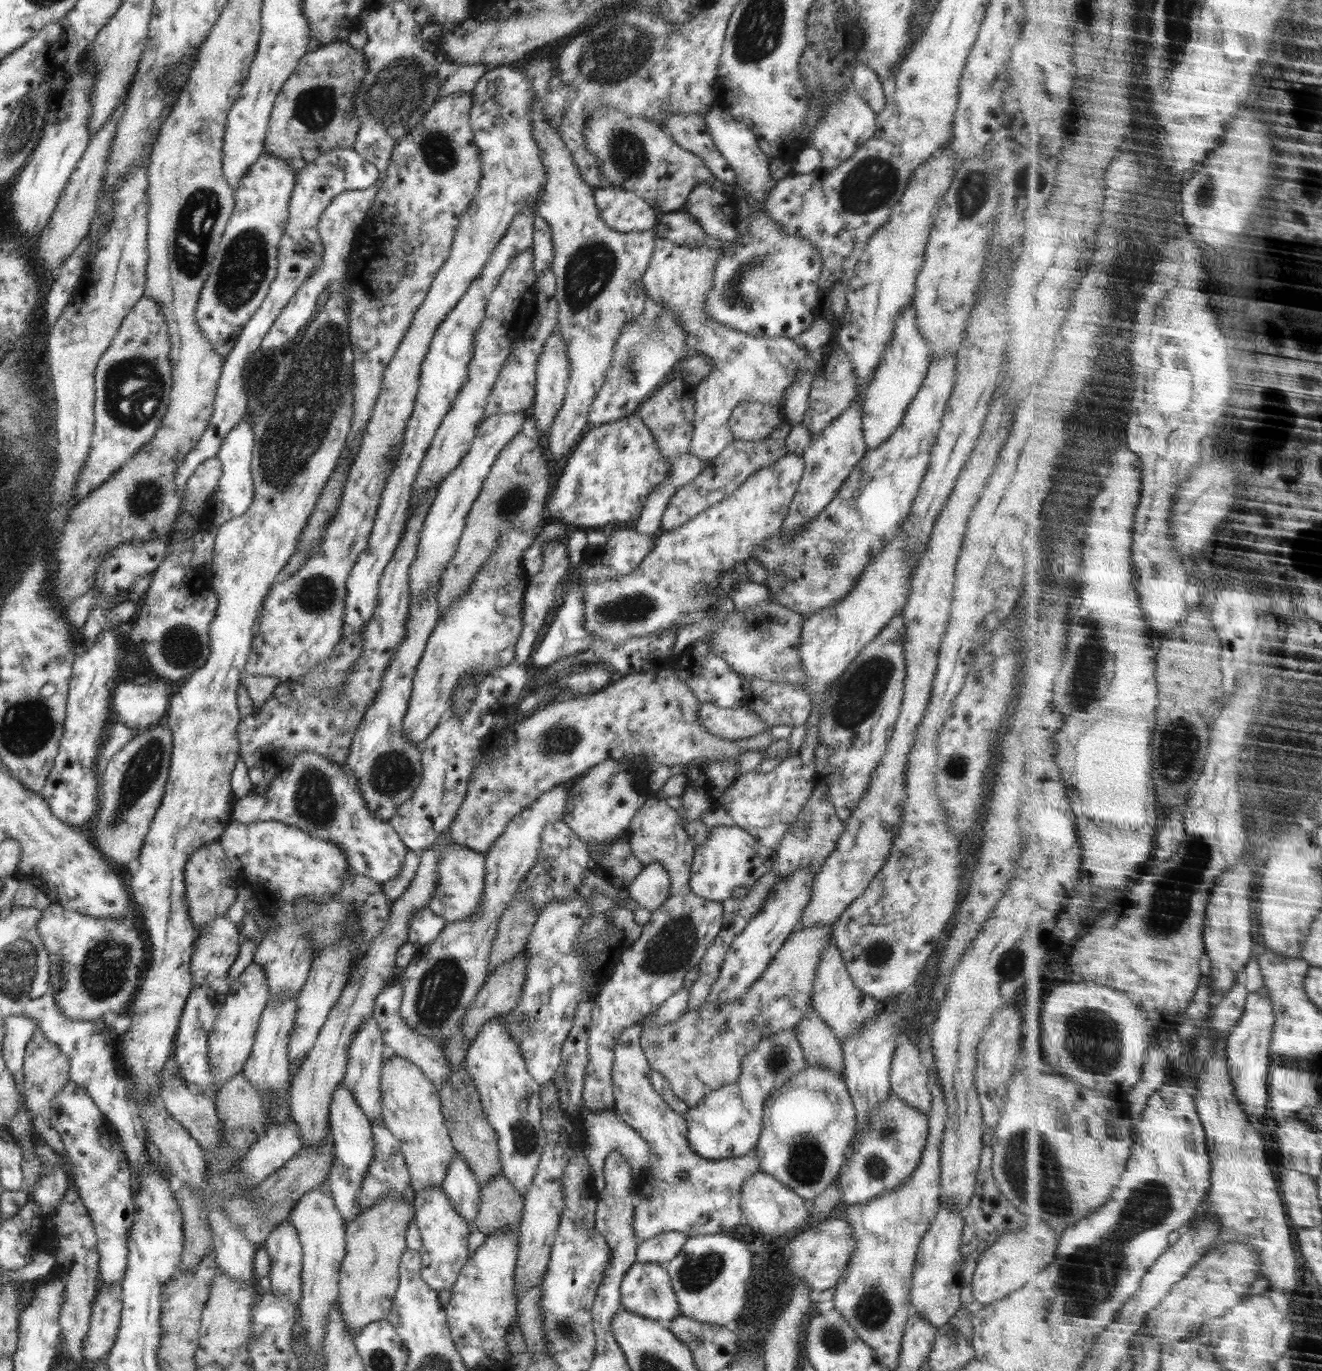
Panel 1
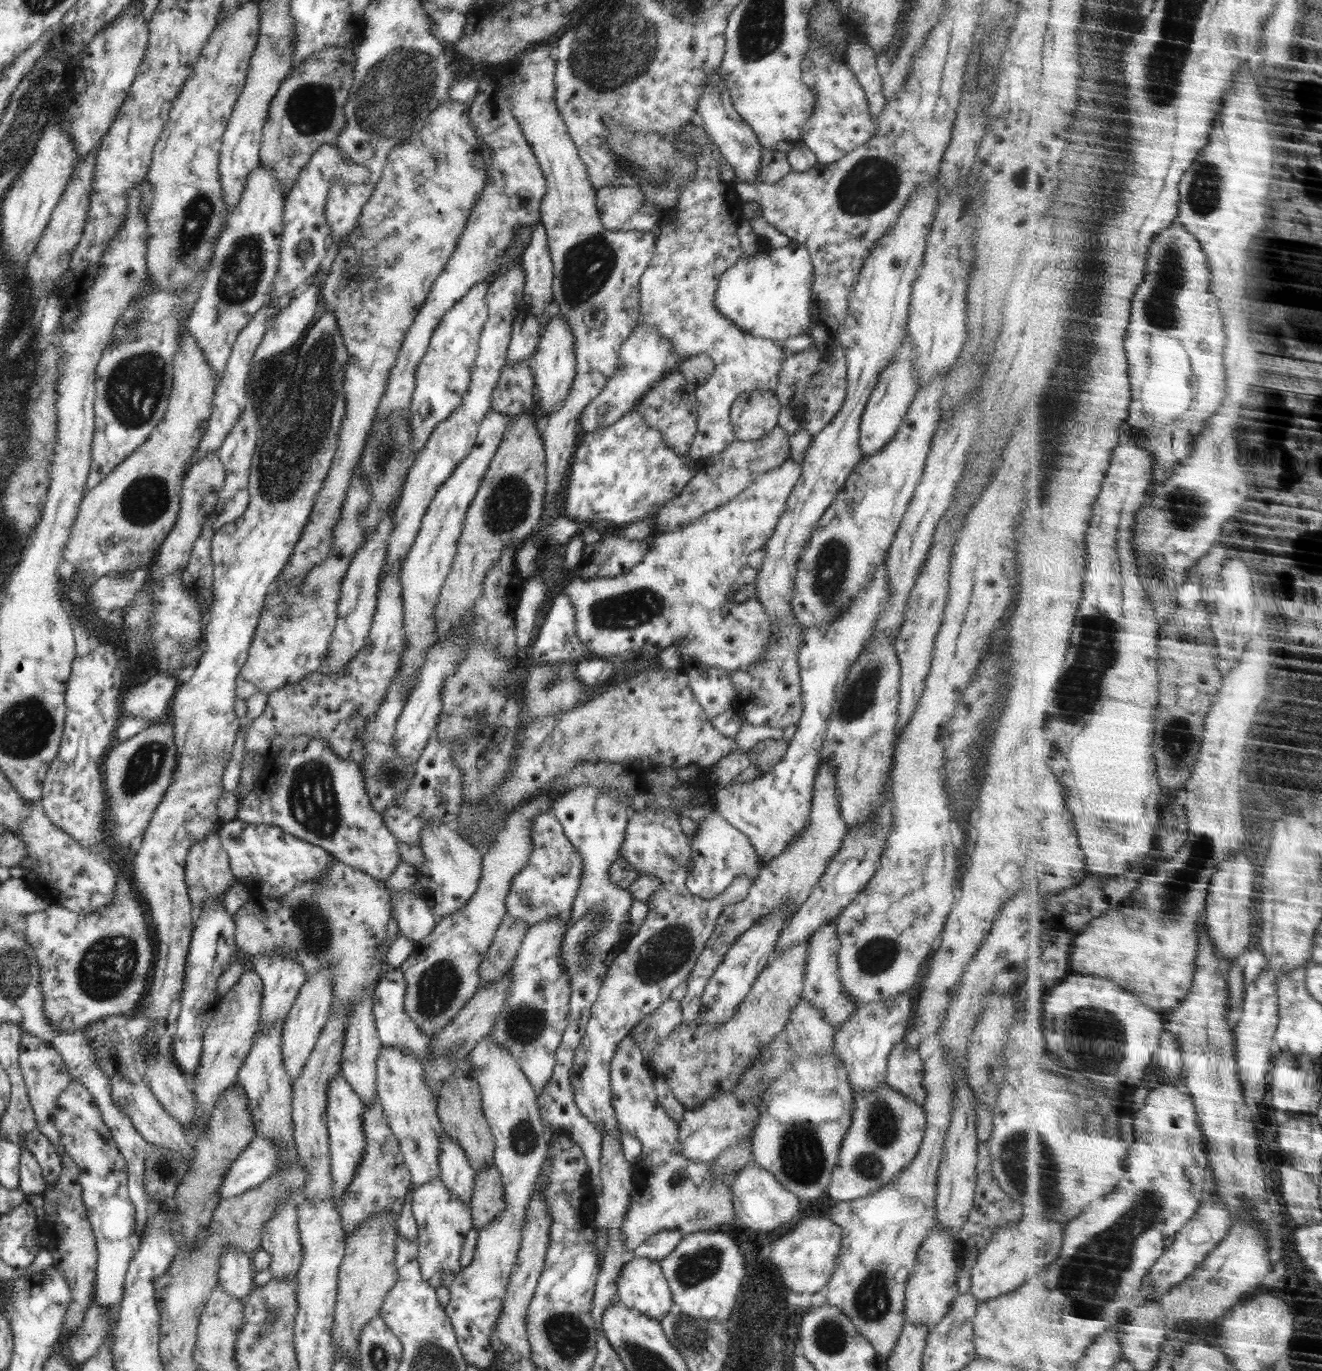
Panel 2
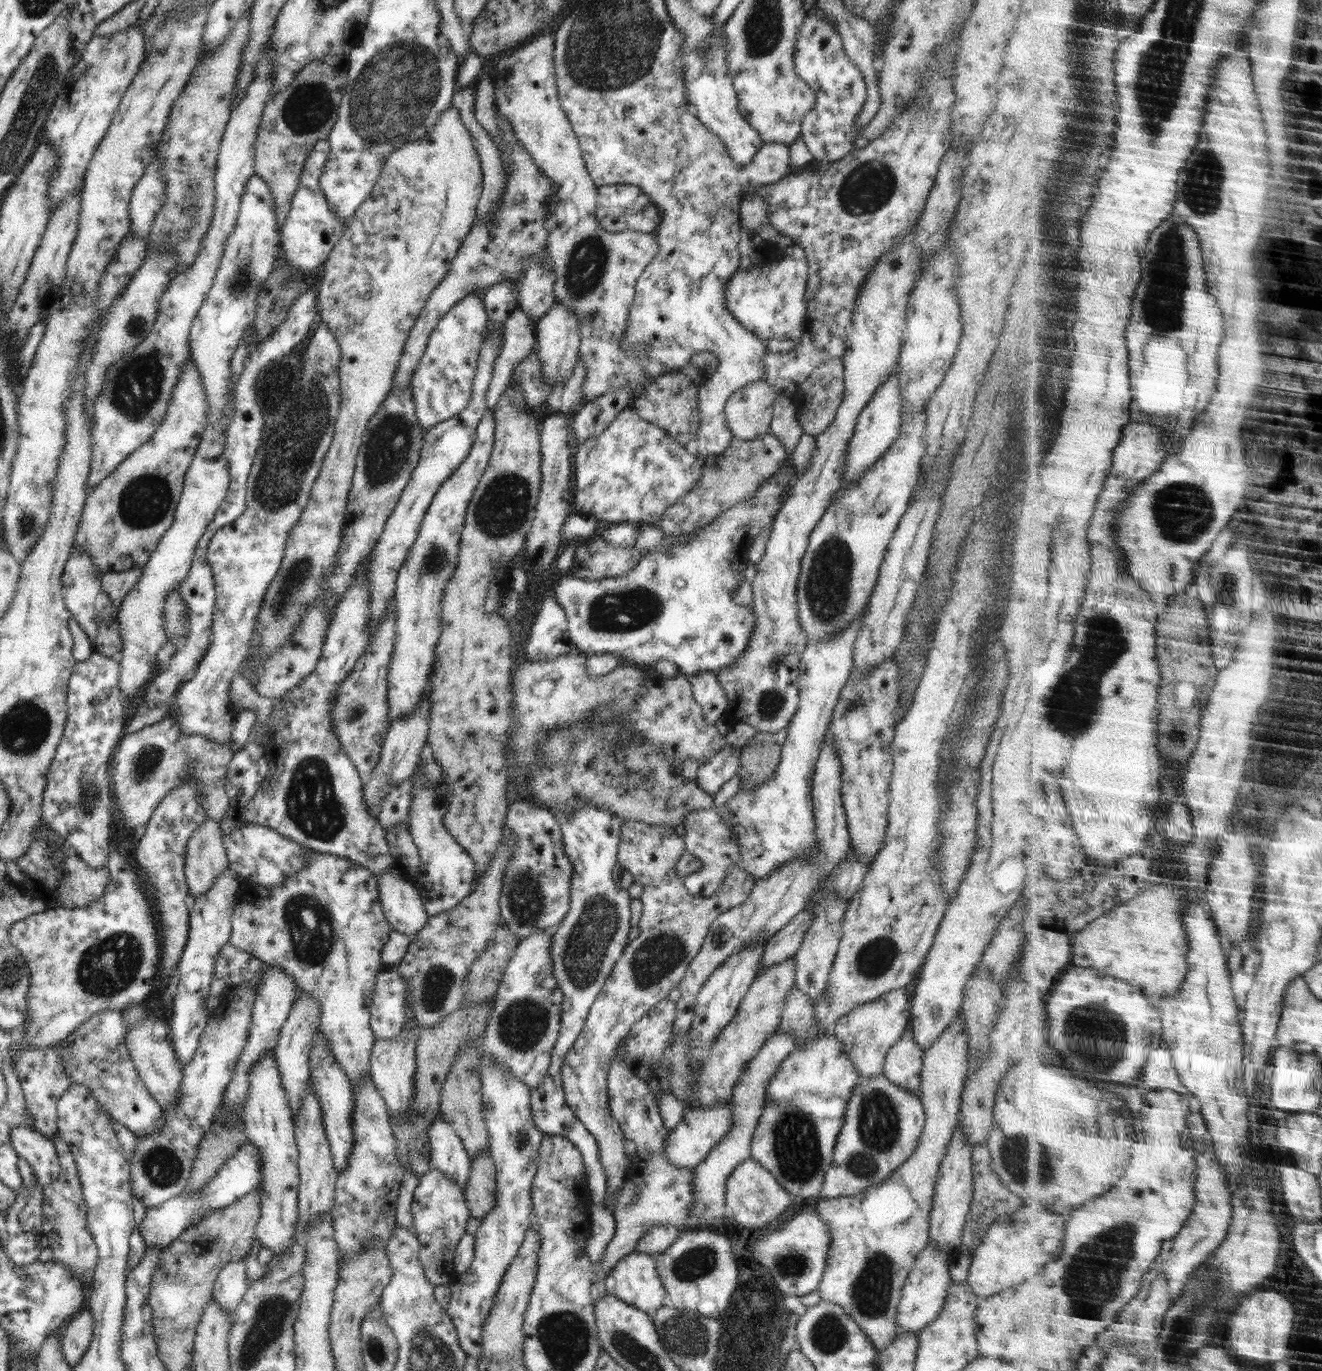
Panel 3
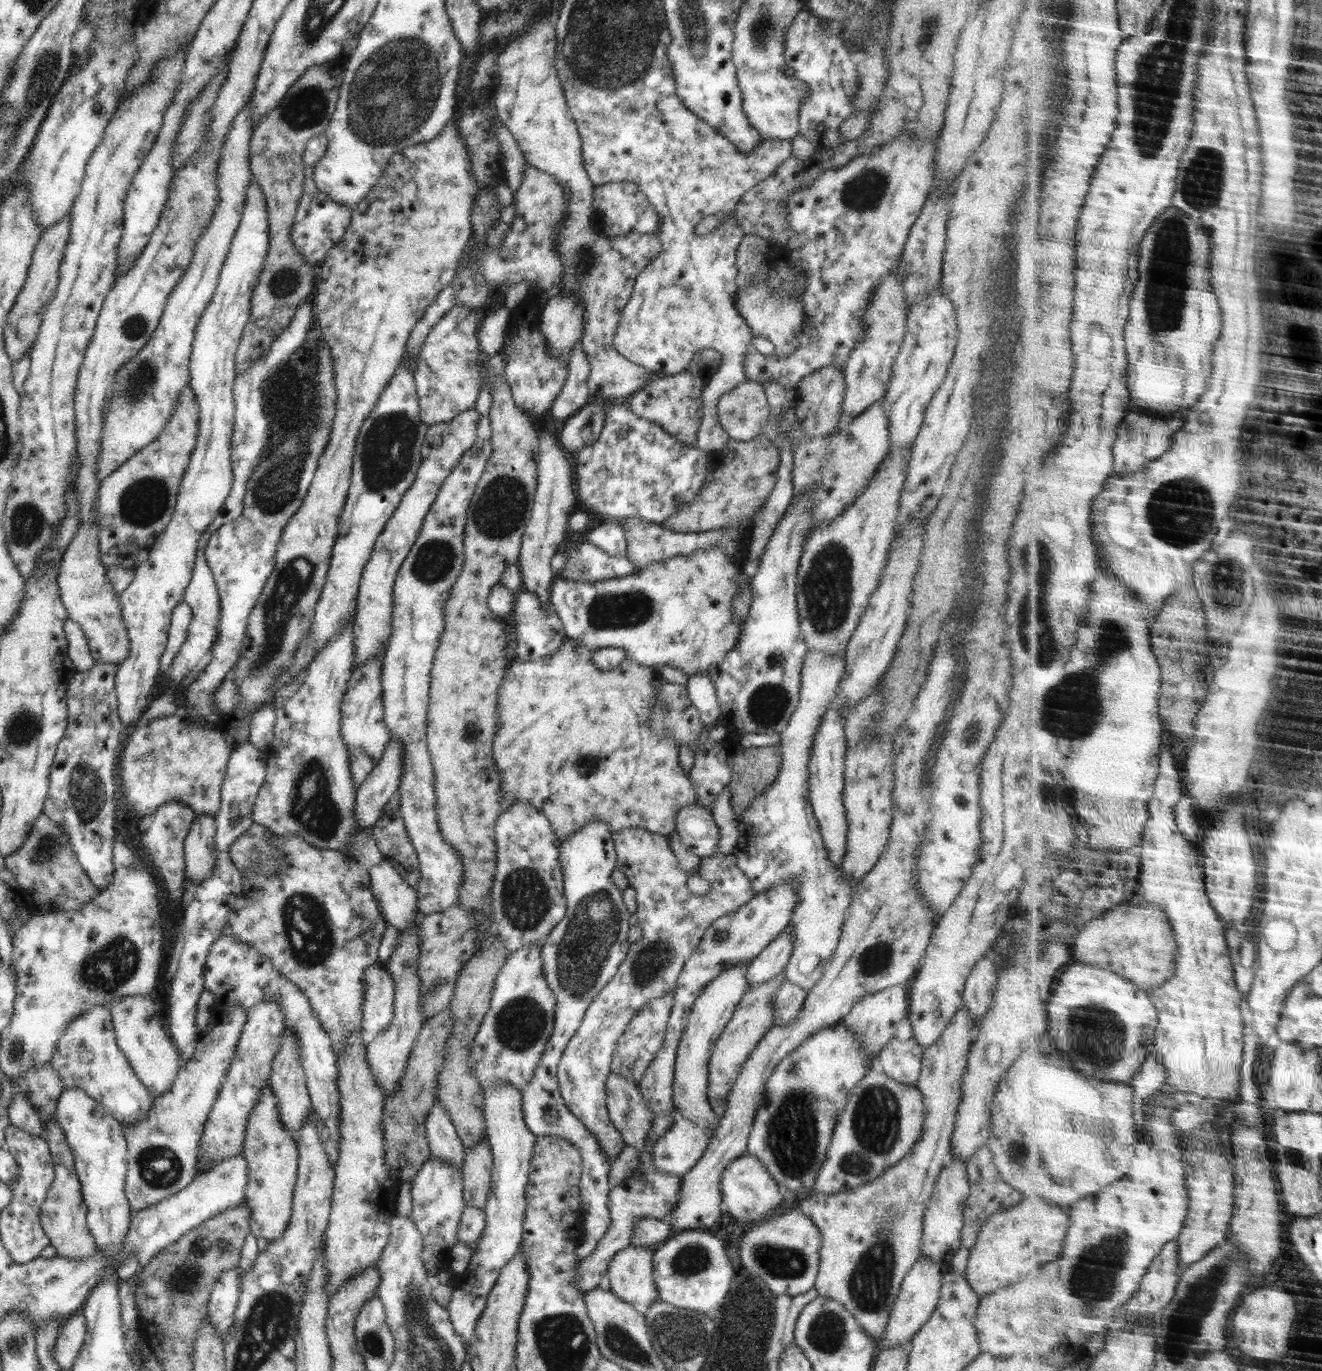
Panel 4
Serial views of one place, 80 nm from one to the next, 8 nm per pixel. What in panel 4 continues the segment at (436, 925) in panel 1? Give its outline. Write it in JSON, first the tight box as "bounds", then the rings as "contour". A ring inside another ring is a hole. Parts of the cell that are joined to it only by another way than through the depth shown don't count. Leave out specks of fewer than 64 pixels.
{"bounds":[368,860,420,929],"contour":[[[389,860],[374,865],[368,868],[370,877],[370,889],[378,902],[378,908],[386,924],[390,924],[397,929],[405,929],[415,923],[415,918],[420,918],[418,908],[418,897],[416,891],[404,881],[402,876],[394,870],[394,867],[389,863]]]}

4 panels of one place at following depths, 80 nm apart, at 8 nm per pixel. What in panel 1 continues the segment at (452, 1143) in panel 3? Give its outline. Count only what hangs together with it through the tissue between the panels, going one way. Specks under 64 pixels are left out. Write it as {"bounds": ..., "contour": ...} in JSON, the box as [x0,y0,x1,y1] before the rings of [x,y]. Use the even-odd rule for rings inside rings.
{"bounds":[441,1153,480,1227],"contour":[[[456,1153],[448,1166],[441,1189],[451,1200],[458,1214],[464,1218],[468,1227],[476,1225],[480,1187],[473,1170],[470,1170],[468,1164],[464,1162],[464,1158]]]}

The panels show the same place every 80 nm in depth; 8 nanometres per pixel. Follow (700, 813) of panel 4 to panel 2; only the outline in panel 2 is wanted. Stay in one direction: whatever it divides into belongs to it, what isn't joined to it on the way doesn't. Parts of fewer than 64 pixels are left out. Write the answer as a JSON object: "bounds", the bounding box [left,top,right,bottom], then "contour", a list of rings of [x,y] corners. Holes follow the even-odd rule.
{"bounds":[685,810,764,900],"contour":[[[715,810],[699,820],[698,828],[691,839],[691,858],[694,864],[687,873],[685,886],[694,895],[710,900],[722,894],[735,878],[746,876],[749,880],[757,878],[764,864],[759,860],[749,838],[741,830],[734,828]]]}

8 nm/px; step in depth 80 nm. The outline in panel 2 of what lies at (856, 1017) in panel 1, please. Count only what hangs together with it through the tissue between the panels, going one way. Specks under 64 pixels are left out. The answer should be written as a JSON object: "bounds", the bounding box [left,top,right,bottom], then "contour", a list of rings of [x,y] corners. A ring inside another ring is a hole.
{"bounds":[803,919,862,1029],"contour":[[[832,919],[818,928],[809,938],[809,949],[807,950],[809,953],[807,954],[807,967],[803,980],[803,996],[825,1016],[826,1022],[829,1022],[837,1029],[849,1019],[849,1016],[856,1009],[862,1006],[862,1003],[851,998],[840,982],[841,978],[839,978],[837,970],[838,951],[840,950],[841,942],[839,941],[836,925],[836,920]]]}

